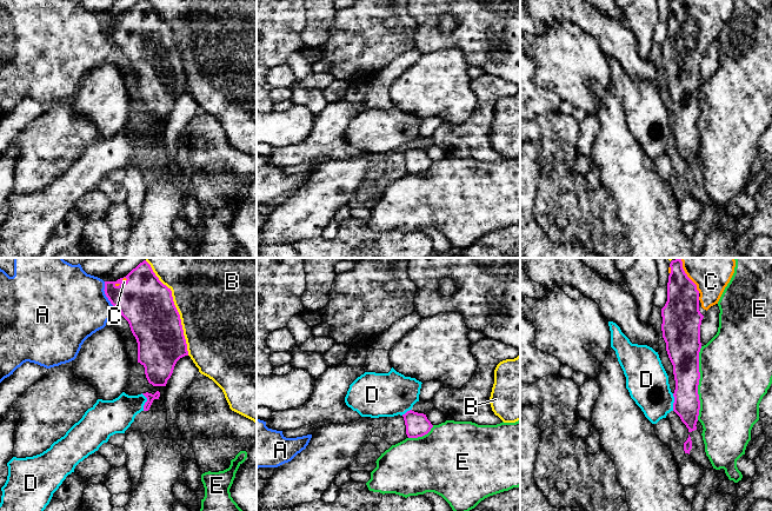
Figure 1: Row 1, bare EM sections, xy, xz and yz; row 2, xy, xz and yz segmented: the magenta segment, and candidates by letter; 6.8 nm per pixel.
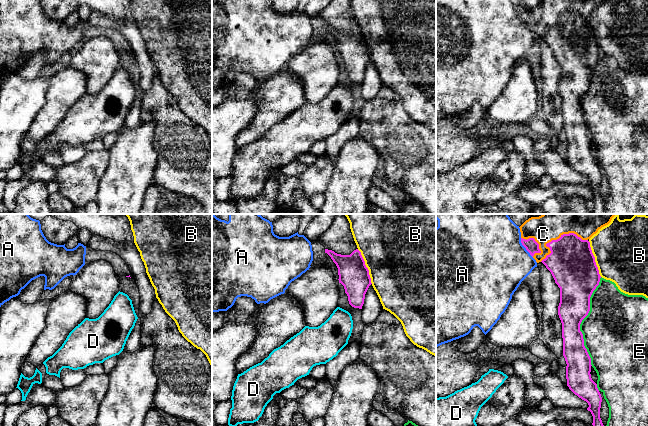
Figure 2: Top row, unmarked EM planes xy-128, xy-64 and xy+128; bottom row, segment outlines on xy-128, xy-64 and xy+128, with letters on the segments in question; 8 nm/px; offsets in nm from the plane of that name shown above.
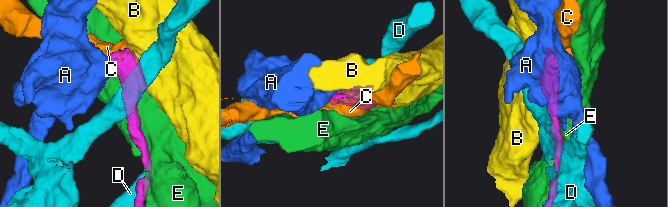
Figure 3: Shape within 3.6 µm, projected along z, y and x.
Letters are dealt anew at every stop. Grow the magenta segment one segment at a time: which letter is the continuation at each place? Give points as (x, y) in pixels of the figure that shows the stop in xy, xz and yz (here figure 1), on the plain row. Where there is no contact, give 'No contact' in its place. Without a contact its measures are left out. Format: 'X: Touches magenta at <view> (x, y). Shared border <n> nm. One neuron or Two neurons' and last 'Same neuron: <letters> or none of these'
A: Touches magenta at xy (105, 30). Shared border 180 nm. Two neurons
B: Touches magenta at xy (177, 46). Shared border 700 nm. Two neurons
C: Touches magenta at yz (689, 14). Shared border 240 nm. One neuron
D: Touches magenta at xy (146, 138). Shared border 120 nm. Two neurons
E: Touches magenta at yz (698, 119). Shared border 500 nm. Two neurons
Same neuron: C

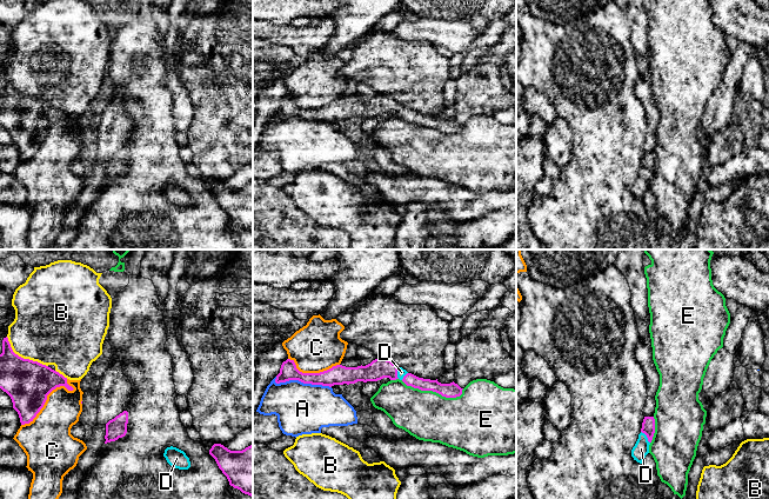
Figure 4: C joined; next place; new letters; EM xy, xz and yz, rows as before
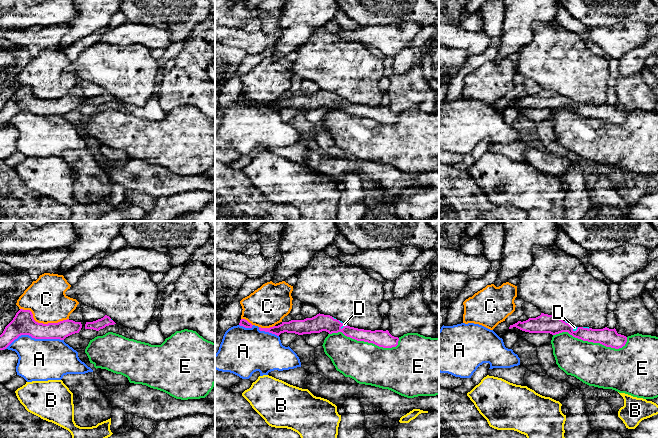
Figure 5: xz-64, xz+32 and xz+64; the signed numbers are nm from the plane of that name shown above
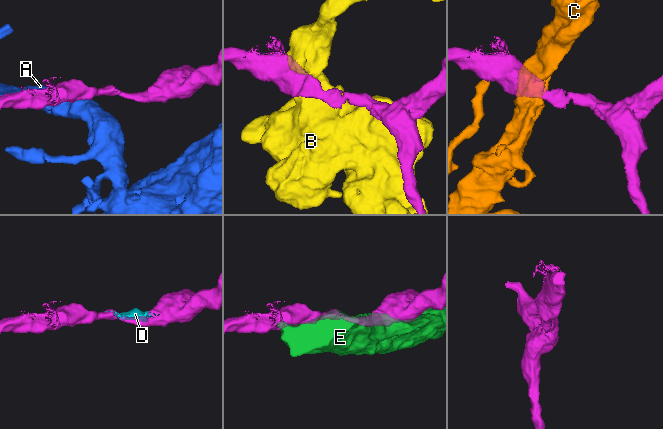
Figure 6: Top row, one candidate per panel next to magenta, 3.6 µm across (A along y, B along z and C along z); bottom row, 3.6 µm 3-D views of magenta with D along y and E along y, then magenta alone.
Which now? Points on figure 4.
A: Touches magenta at xz (302, 118). Shared border 400 nm. Two neurons
B: Touches magenta at xy (22, 94). Shared border 360 nm. Two neurons
C: Touches magenta at xy (47, 131). Shared border 440 nm. Two neurons
D: Touches magenta at yz (647, 173). Shared border 110 nm. One neuron
E: Touches magenta at xz (434, 127). Shared border 440 nm. Two neurons
Same neuron: D

